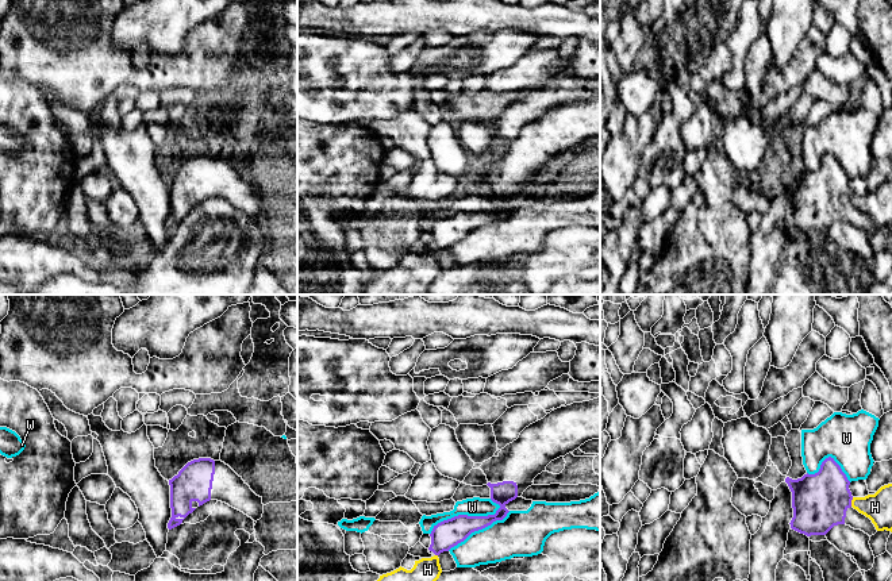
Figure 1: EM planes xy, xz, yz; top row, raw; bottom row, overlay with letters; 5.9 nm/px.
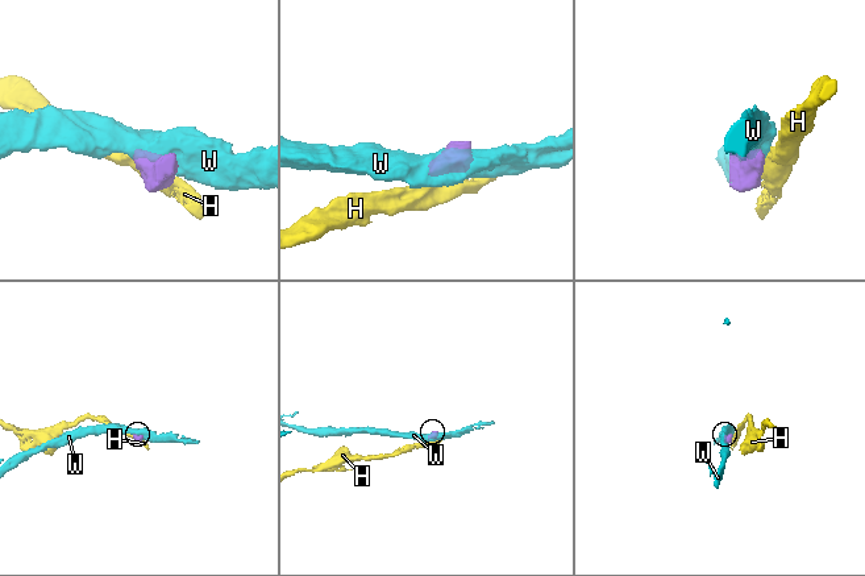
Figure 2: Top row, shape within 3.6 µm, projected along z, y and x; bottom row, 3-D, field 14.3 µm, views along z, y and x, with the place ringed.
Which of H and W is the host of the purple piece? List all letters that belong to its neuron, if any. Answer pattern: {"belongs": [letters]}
{"belongs": []}

